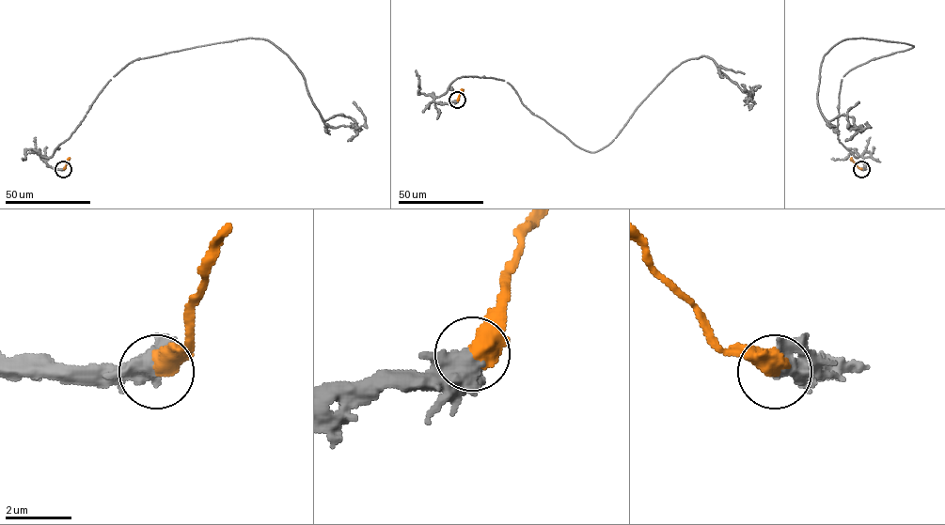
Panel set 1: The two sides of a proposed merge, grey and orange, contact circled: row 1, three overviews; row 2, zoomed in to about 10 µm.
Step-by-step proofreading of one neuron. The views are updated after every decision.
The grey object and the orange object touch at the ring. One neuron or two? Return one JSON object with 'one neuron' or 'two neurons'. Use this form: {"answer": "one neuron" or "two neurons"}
{"answer": "one neuron"}

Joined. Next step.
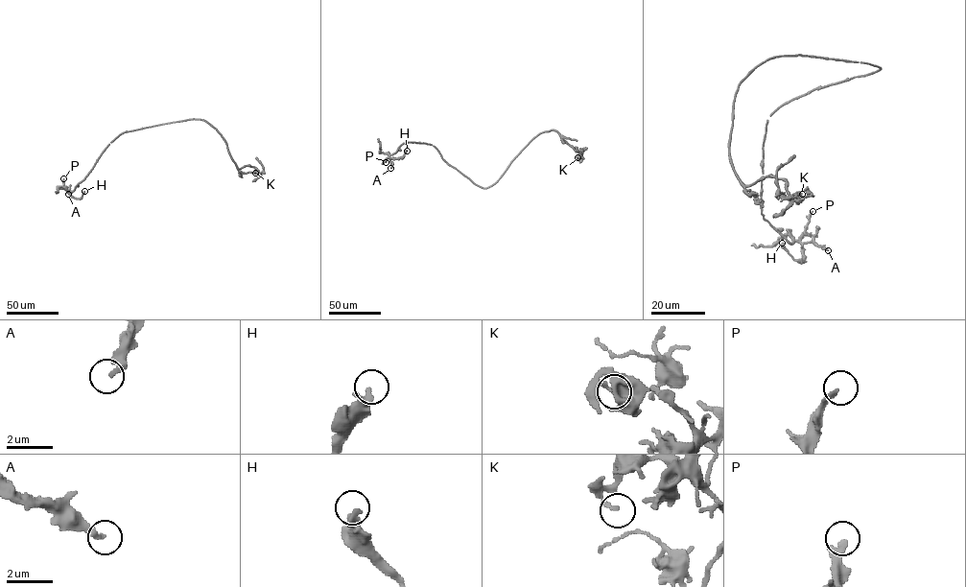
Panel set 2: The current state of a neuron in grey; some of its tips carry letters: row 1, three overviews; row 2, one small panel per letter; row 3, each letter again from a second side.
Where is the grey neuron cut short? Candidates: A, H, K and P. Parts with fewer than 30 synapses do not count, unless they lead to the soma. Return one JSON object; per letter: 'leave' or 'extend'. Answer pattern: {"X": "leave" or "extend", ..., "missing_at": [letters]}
{"A": "leave", "H": "leave", "K": "leave", "P": "leave", "missing_at": []}

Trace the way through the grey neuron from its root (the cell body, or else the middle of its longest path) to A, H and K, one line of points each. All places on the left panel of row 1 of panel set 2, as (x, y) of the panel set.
A: (168, 123), (120, 134), (109, 144), (85, 177), (73, 190), (67, 191), (68, 194)
H: (168, 123), (120, 134), (109, 144), (85, 177), (73, 190), (67, 192), (81, 199), (84, 191)
K: (168, 123), (193, 119), (205, 121), (225, 142), (236, 167), (253, 166), (259, 175), (255, 173)

